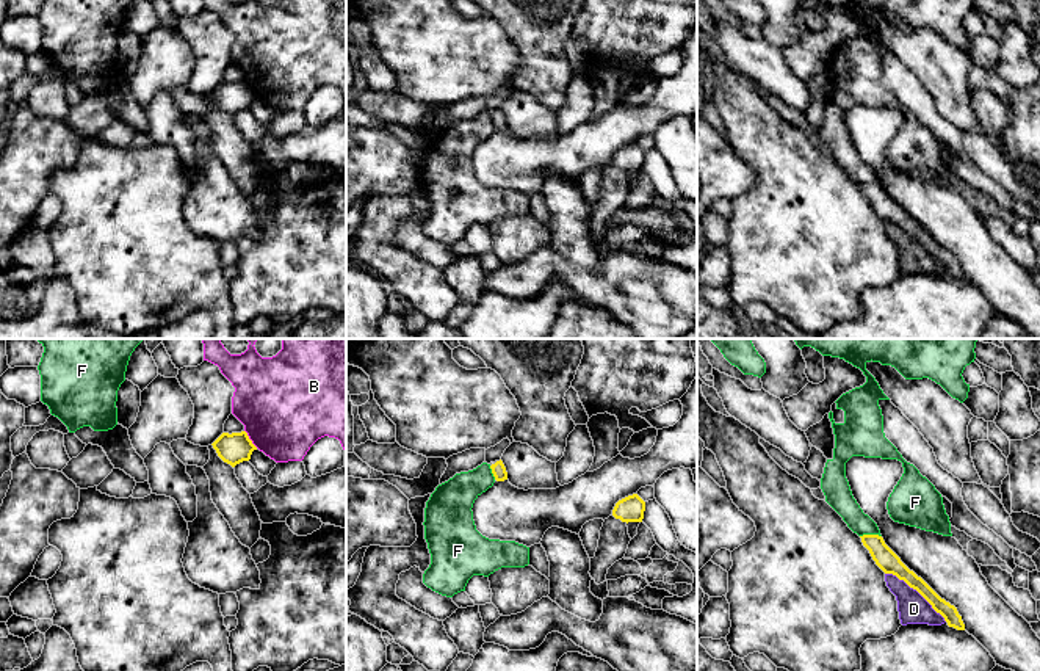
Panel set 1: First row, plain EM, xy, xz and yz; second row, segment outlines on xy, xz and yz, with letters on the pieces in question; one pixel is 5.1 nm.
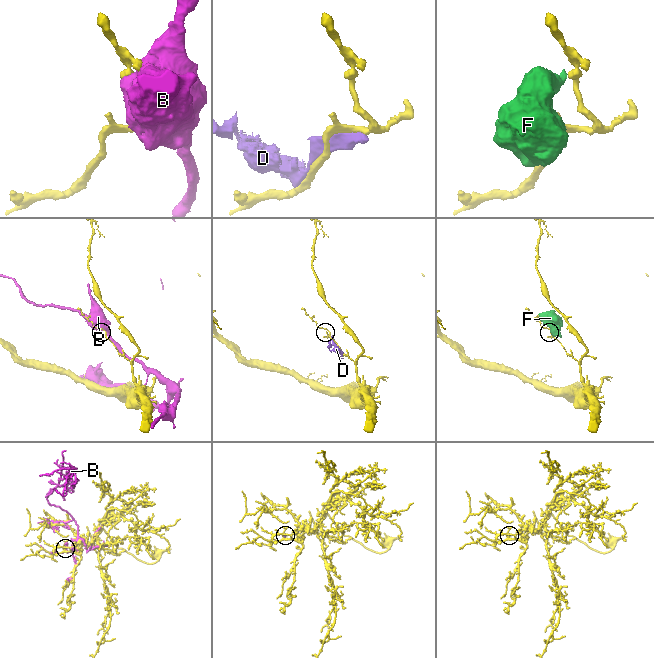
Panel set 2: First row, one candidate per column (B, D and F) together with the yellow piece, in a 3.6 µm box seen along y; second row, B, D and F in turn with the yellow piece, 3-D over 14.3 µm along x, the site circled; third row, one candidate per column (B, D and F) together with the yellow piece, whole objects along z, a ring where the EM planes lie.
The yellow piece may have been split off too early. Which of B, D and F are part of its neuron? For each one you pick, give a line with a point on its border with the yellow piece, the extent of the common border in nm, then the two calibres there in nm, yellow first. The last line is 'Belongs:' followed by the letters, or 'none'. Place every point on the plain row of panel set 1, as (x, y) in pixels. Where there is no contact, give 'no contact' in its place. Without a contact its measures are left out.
Belongs: none

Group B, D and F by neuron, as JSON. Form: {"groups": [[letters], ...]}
{"groups": [["B"], ["D"], ["F"]]}

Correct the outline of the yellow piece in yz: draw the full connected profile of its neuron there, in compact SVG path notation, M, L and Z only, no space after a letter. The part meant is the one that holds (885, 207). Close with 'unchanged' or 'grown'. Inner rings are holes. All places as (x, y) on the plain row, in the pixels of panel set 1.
M879 183L860 185L863 194L869 199L876 213L885 221L904 229L910 237L916 238L940 262L949 276L965 279L965 273L957 257L941 248L921 226L910 219L901 207L885 193Z; unchanged

